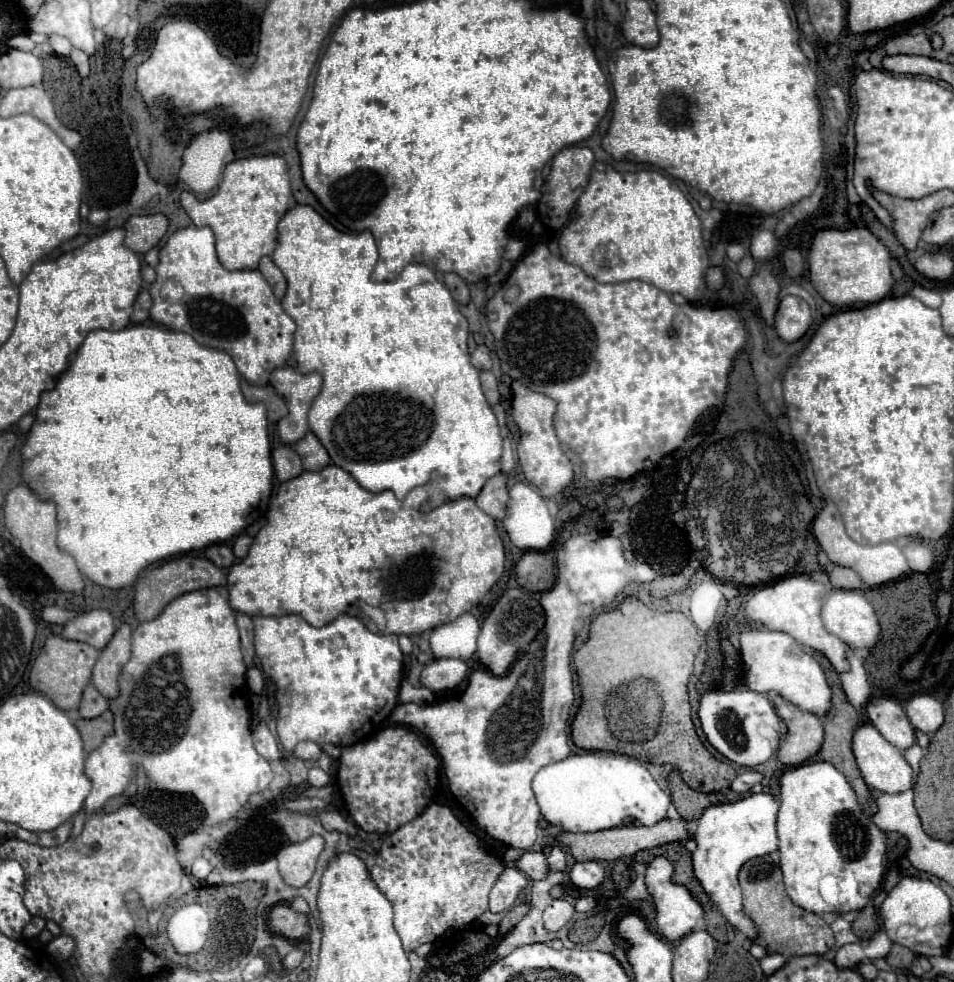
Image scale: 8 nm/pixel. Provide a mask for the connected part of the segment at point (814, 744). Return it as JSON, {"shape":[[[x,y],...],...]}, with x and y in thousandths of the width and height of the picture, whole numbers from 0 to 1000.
{"shape":[[[810,708],[808,716],[825,738],[825,748],[817,761],[814,771],[821,779],[840,779],[842,775],[852,771],[861,761],[863,736],[856,728],[833,720],[817,708]]]}

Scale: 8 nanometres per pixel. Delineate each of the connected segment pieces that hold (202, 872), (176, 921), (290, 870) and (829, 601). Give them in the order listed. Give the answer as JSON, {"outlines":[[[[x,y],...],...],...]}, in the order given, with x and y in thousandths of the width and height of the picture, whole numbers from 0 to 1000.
{"outlines":[[[[206,873],[204,879],[202,879],[202,885],[200,885],[200,891],[202,891],[204,895],[215,895],[215,893],[219,891],[219,887],[221,887],[219,877],[217,877],[215,873]]],[[[194,922],[177,936],[177,954],[186,968],[209,968],[219,952],[219,932],[211,922]]],[[[326,850],[324,854],[316,858],[297,863],[290,869],[297,897],[305,903],[320,903],[330,887],[330,879],[332,879],[336,865],[339,865],[339,852],[334,850]]],[[[873,600],[863,614],[861,628],[865,641],[892,659],[911,661],[921,651],[921,632],[903,602]]]]}

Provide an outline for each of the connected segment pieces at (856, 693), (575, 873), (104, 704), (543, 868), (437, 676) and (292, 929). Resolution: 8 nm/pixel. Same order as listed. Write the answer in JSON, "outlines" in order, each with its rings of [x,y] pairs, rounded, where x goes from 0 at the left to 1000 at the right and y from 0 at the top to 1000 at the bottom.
{"outlines":[[[[890,661],[888,669],[890,669],[890,675],[892,675],[892,683],[882,687],[882,698],[884,698],[884,704],[886,704],[888,712],[890,712],[890,716],[898,724],[903,724],[905,718],[909,716],[911,708],[913,708],[911,693],[909,693],[909,683],[907,683],[905,671],[900,669],[898,661]]],[[[628,877],[603,879],[596,887],[596,893],[605,905],[626,905],[636,895],[634,883]]],[[[93,698],[89,702],[85,718],[83,718],[83,730],[85,732],[102,732],[112,722],[114,722],[114,714],[110,710],[106,710],[106,706],[102,706],[102,702],[97,698]]],[[[550,867],[544,875],[542,875],[542,883],[552,889],[557,895],[571,895],[575,885],[573,885],[573,877],[569,869],[561,869],[561,867]]],[[[456,671],[452,677],[445,677],[441,685],[441,698],[452,704],[464,704],[479,700],[492,685],[490,673],[483,671]]],[[[288,922],[282,930],[282,946],[286,950],[292,950],[301,956],[316,956],[318,952],[324,950],[322,944],[322,934],[309,930],[305,924],[301,922]]]]}

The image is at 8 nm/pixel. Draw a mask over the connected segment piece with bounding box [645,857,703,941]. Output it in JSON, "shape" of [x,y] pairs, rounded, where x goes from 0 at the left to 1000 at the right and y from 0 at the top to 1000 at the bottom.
{"shape":[[[687,873],[678,885],[676,885],[676,901],[680,911],[684,913],[684,922],[687,922],[687,938],[689,938],[689,946],[693,948],[693,952],[701,958],[710,958],[718,952],[722,952],[726,946],[733,944],[735,936],[737,936],[737,924],[724,913],[722,905],[718,901],[708,899],[705,893],[708,885],[705,879],[699,873]]]}

